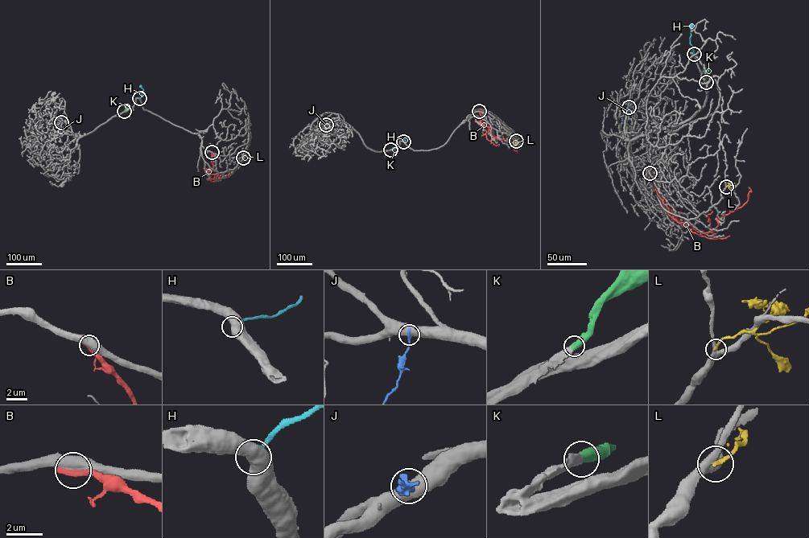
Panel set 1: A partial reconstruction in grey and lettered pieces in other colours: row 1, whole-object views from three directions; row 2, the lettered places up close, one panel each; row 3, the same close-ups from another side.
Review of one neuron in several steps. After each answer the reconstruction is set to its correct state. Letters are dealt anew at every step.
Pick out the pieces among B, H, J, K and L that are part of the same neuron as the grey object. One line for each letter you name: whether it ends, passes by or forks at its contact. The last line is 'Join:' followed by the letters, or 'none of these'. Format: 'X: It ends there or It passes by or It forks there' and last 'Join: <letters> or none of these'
K: It ends there
Join: K

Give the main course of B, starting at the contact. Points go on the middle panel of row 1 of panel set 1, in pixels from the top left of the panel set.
B: (479, 111), (484, 118), (480, 120), (480, 124), (488, 127), (489, 133), (497, 139), (507, 141), (517, 150)

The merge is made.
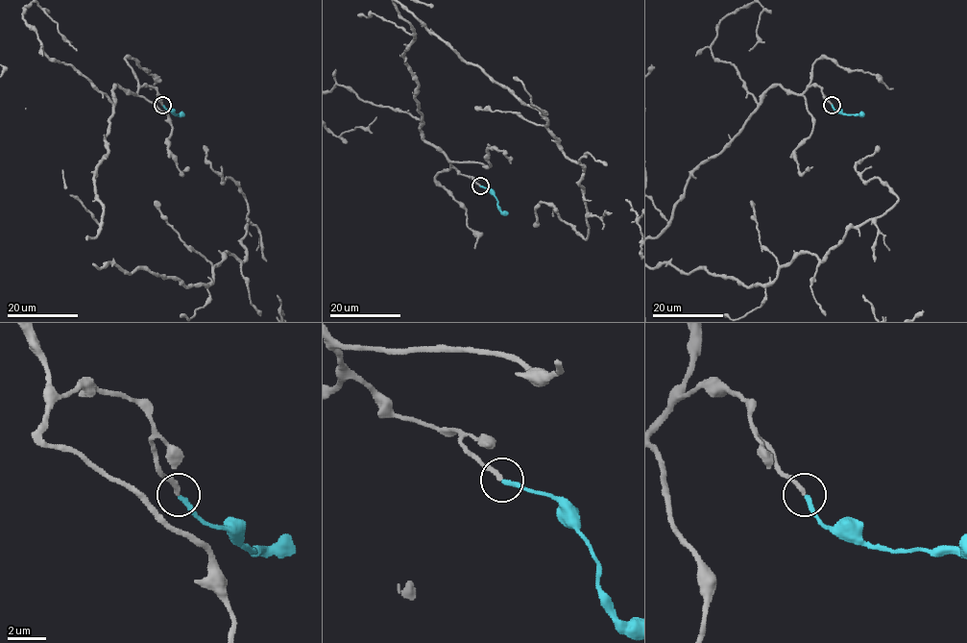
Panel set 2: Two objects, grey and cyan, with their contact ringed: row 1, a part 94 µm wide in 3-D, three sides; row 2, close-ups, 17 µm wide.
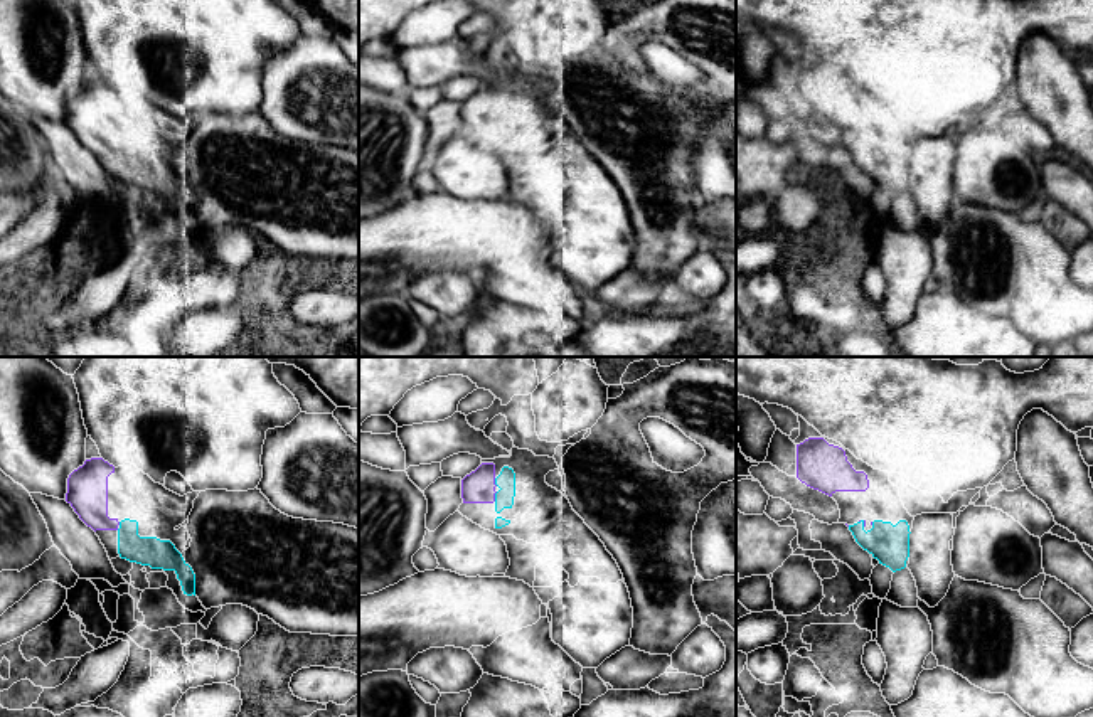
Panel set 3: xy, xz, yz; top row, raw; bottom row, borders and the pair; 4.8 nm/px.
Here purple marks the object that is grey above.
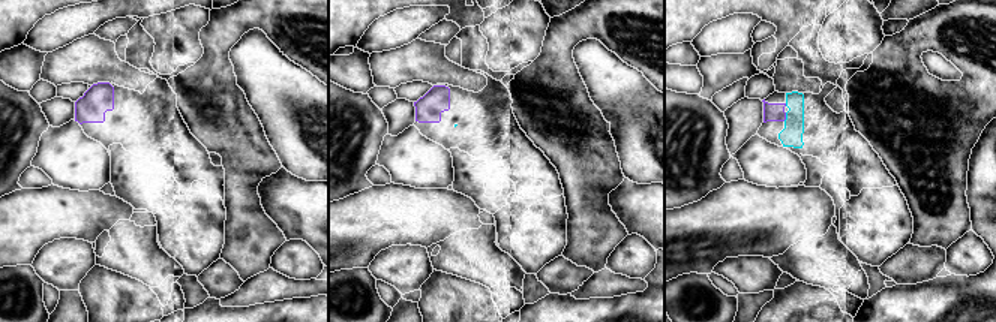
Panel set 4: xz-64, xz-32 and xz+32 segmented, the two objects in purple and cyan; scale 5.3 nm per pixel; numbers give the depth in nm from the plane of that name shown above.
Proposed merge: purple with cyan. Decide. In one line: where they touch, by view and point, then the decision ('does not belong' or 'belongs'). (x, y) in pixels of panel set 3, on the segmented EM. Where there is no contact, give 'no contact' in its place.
meets purple in xz at (494, 497); belongs

